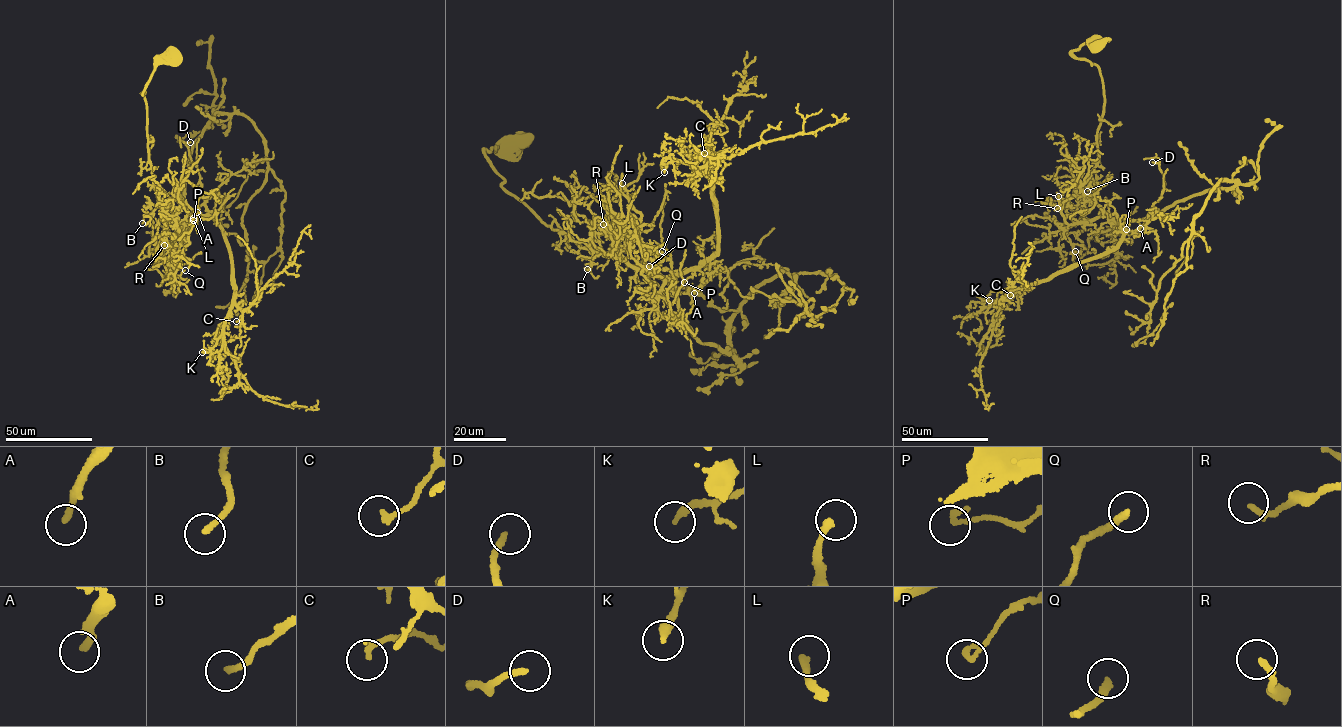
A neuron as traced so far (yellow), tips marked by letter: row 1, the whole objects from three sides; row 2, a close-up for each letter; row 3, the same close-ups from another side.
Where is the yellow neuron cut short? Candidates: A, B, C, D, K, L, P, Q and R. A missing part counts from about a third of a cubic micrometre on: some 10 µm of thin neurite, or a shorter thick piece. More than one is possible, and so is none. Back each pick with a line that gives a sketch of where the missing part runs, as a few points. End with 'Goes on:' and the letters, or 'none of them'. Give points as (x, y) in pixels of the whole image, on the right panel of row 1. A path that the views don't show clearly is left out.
Goes on: A, B, D, Q

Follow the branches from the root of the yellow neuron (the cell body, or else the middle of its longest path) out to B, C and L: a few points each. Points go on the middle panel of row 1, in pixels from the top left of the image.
B: (523, 142), (484, 152), (504, 179), (502, 188), (546, 226), (599, 252), (587, 269)
C: (523, 142), (484, 152), (502, 188), (584, 249), (665, 276), (694, 270), (716, 250), (708, 144), (704, 153)
L: (523, 142), (484, 152), (504, 179), (502, 188), (584, 249), (593, 245), (645, 269), (641, 216), (622, 183)

